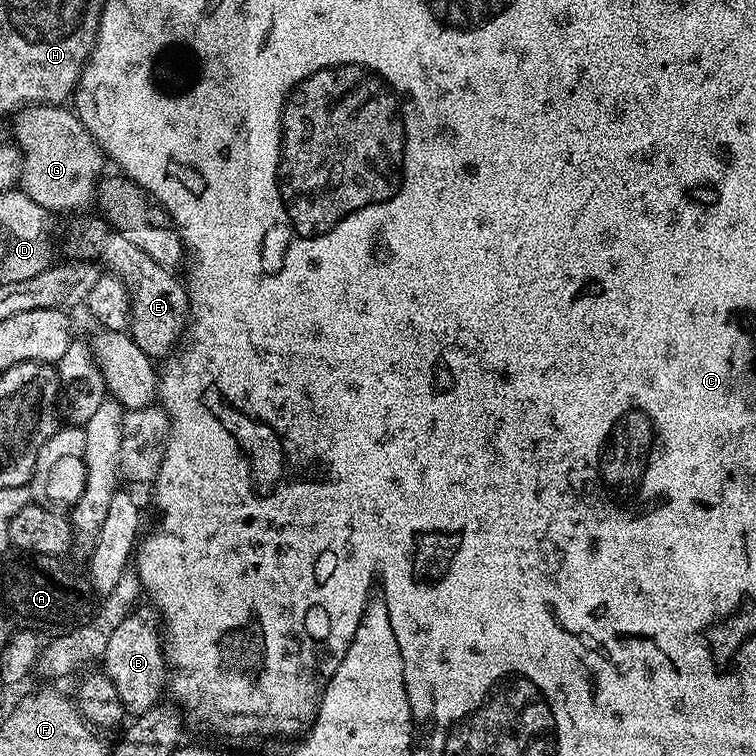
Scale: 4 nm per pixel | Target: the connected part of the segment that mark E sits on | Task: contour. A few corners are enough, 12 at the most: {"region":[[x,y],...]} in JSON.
{"region":[[102,218],[71,255],[123,280],[130,335],[173,355],[189,321],[187,287]]}

